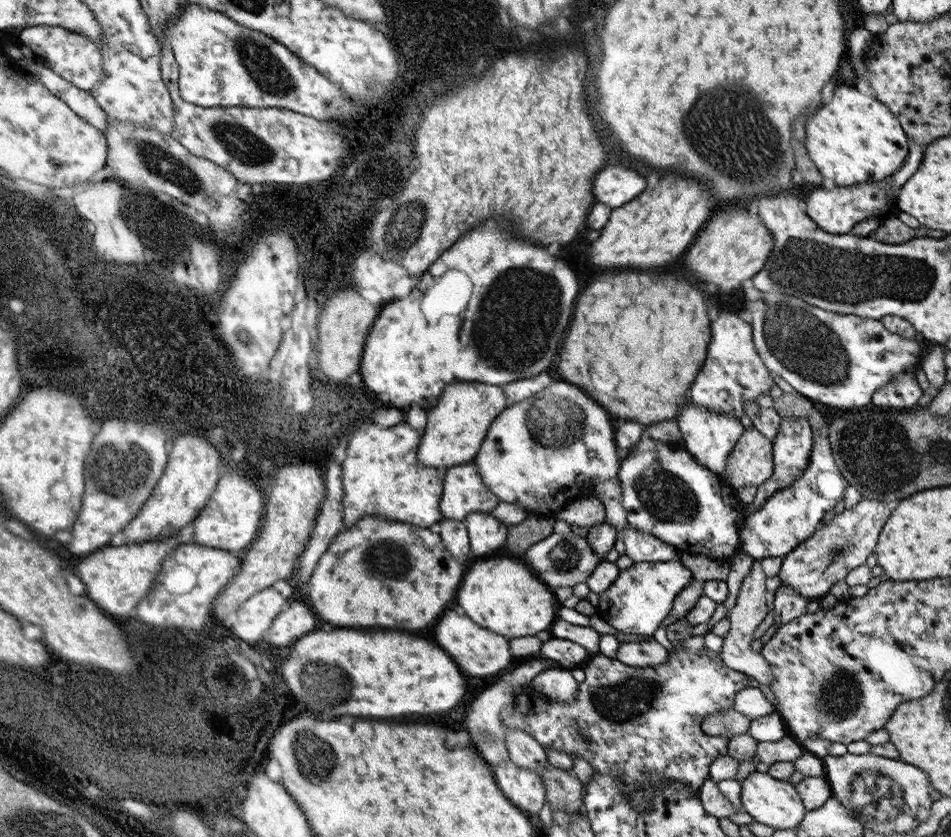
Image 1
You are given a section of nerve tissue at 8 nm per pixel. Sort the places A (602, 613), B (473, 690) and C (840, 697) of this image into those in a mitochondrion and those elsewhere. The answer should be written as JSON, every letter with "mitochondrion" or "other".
{"A":"other","B":"other","C":"mitochondrion"}

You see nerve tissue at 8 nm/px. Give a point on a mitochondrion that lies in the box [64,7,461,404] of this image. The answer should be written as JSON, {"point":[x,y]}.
{"point":[271,75]}

